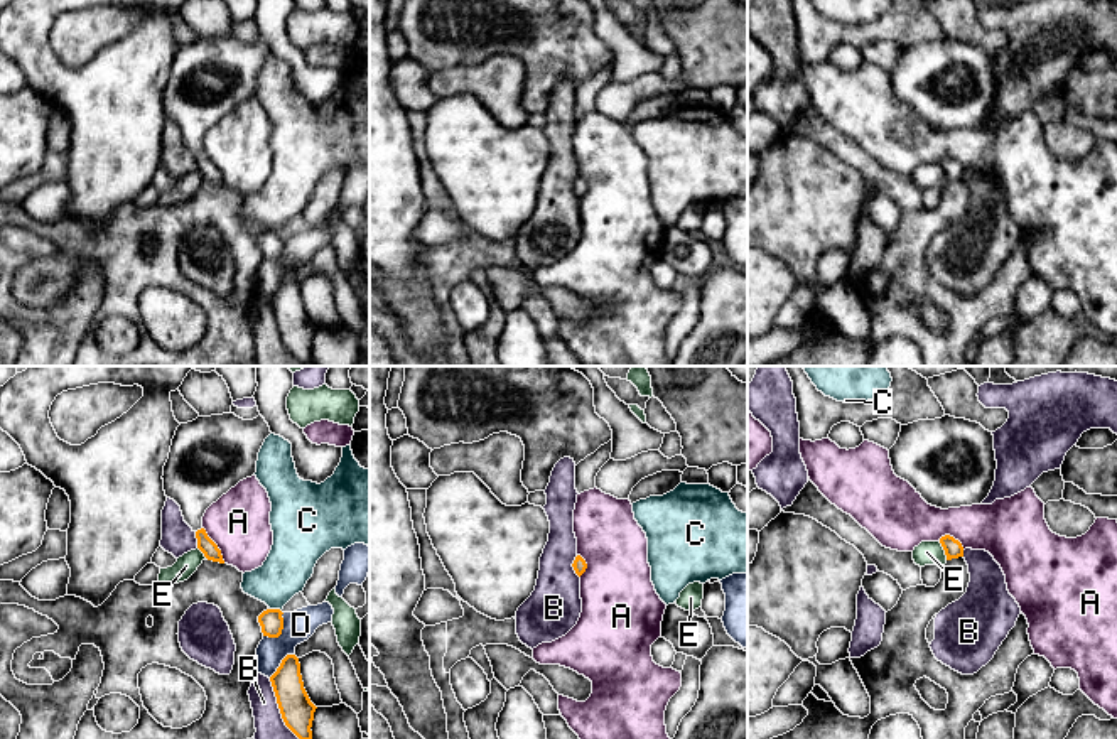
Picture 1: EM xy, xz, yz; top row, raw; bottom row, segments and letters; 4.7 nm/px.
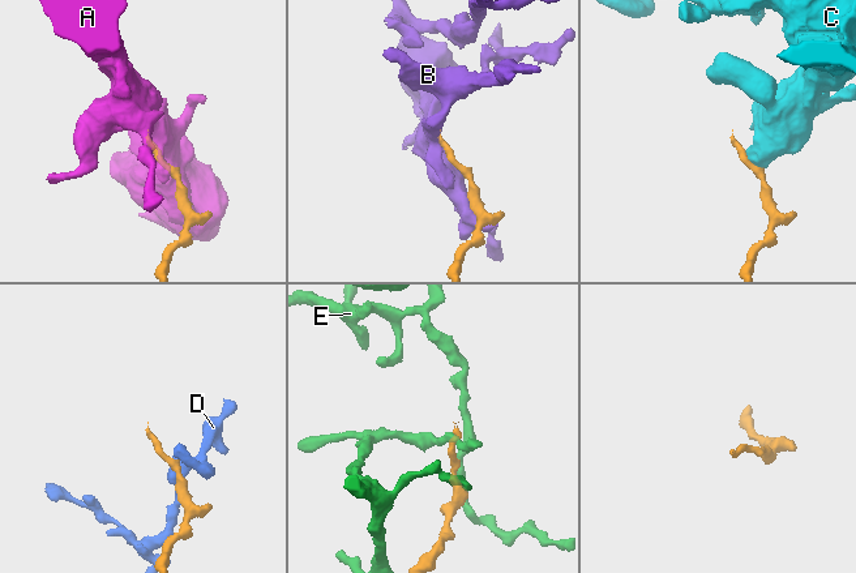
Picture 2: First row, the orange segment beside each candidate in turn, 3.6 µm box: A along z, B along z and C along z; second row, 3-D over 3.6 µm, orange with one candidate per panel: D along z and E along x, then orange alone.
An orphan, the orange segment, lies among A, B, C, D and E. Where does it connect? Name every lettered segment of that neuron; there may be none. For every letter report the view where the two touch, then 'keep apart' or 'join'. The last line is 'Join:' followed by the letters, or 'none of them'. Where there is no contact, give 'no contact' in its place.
A: meets orange in xy; keep apart
B: meets orange in xy; keep apart
C: meets orange in xy; keep apart
D: meets orange in xy; keep apart
E: meets orange in yz; keep apart
Join: none of them

